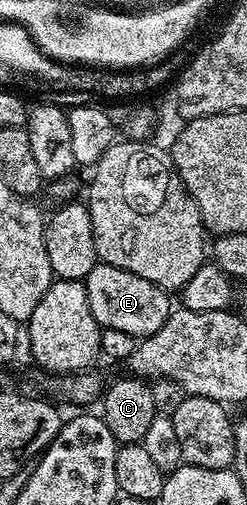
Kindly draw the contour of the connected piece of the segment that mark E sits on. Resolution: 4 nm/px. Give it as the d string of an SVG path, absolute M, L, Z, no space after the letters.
M97 262L94 269L83 279L86 297L90 301L90 313L94 313L94 321L101 328L118 329L122 333L130 333L136 340L142 340L158 333L174 310L169 292L163 291L154 281L146 281L146 277L138 277L134 273L126 273L126 269L118 269L109 263Z

